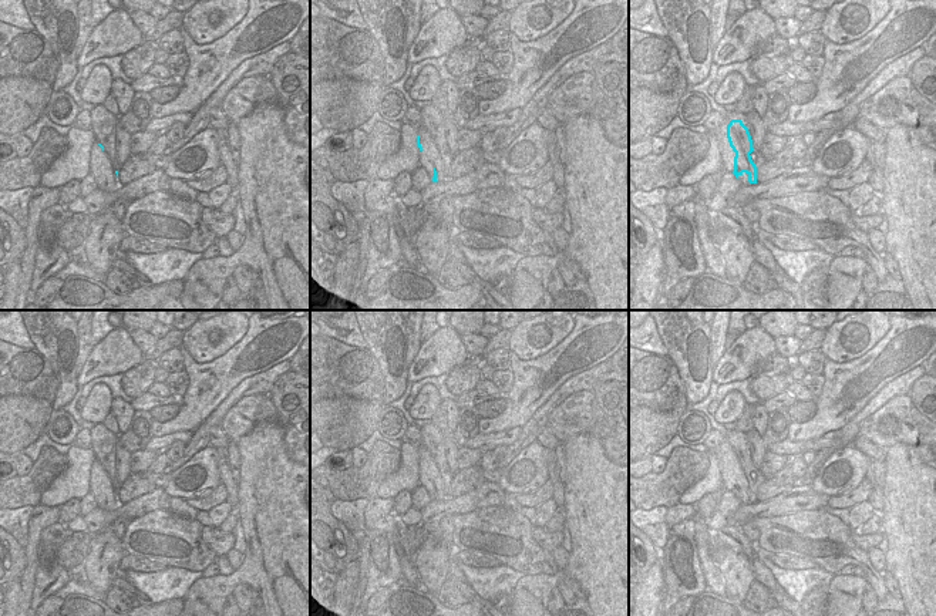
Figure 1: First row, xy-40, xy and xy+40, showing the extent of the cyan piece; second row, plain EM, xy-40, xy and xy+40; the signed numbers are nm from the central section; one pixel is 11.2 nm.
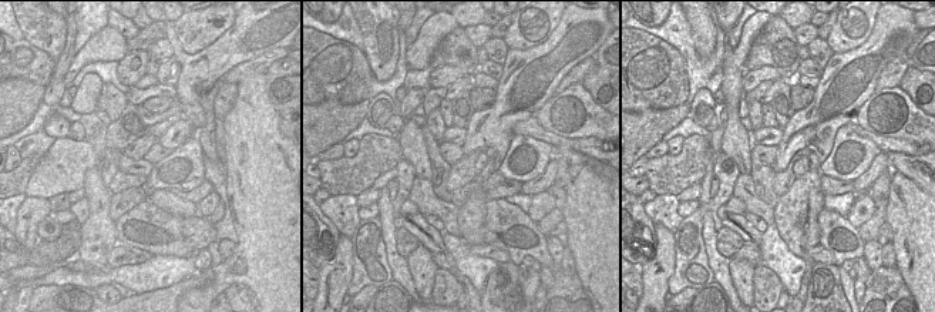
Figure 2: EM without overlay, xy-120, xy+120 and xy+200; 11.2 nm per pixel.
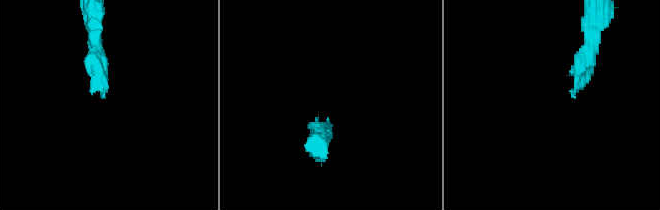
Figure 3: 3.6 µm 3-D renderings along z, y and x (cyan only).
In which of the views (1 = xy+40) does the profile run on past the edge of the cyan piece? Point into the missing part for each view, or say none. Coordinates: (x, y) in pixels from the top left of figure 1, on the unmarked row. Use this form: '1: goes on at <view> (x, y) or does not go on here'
1: goes on at xy+40 (729, 474)

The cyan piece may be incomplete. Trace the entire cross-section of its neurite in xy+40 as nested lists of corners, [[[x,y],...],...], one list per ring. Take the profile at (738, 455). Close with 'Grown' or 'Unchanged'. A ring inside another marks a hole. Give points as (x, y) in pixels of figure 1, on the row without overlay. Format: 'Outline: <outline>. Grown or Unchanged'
Outline: [[[741,438],[730,440],[727,457],[733,468],[721,469],[725,477],[725,489],[733,491],[743,504],[757,502],[757,485],[751,478],[752,458]]]. Grown.

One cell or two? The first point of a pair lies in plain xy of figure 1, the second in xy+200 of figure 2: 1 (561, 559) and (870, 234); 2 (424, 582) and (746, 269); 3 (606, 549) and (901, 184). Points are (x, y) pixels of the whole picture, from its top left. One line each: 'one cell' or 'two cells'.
1: two cells
2: one cell
3: one cell

